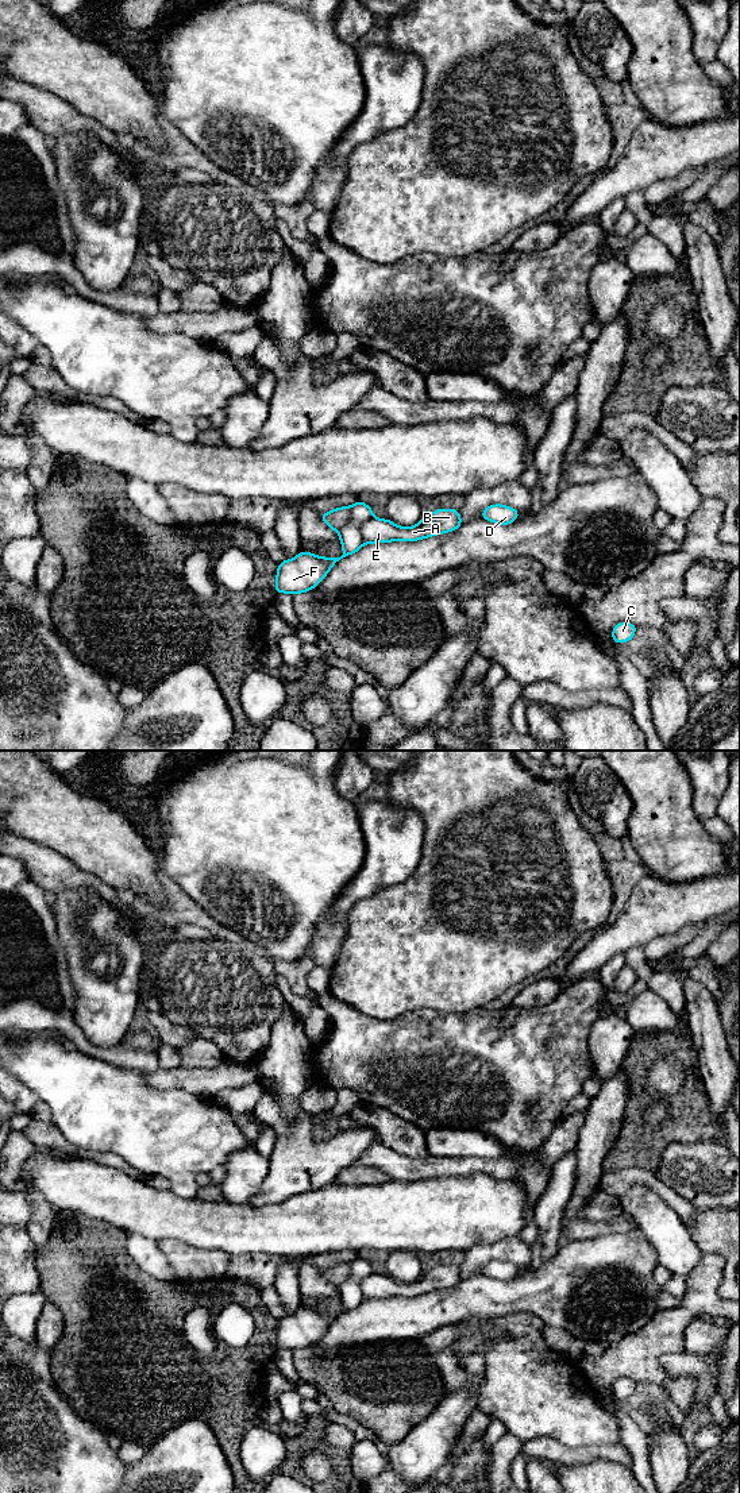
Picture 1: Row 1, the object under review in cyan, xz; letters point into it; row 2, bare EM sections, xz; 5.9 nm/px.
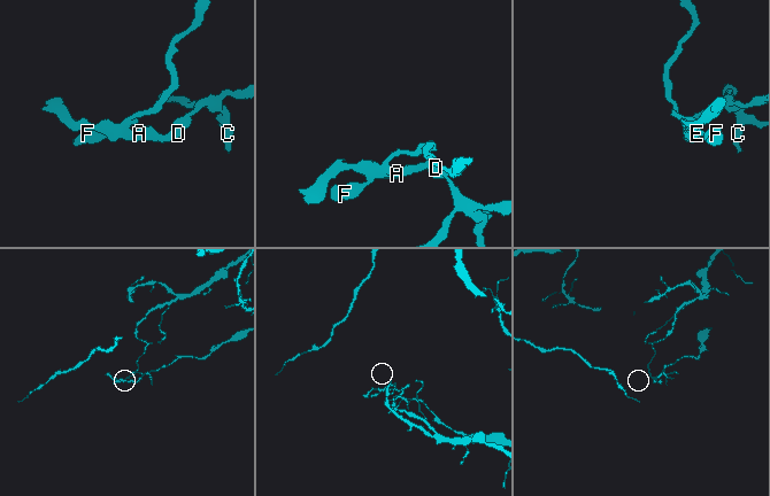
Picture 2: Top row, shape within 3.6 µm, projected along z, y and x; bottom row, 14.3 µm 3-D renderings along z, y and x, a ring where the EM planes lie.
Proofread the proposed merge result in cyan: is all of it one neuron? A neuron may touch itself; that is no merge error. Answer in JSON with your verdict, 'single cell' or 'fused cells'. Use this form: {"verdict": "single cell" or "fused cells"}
{"verdict": "fused cells"}

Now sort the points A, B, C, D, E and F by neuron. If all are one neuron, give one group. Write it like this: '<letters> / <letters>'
A B C D E / F

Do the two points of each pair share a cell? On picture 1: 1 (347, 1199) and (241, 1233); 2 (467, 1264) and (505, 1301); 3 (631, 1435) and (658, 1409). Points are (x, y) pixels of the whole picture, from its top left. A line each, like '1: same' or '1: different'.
1: same
2: different
3: different

